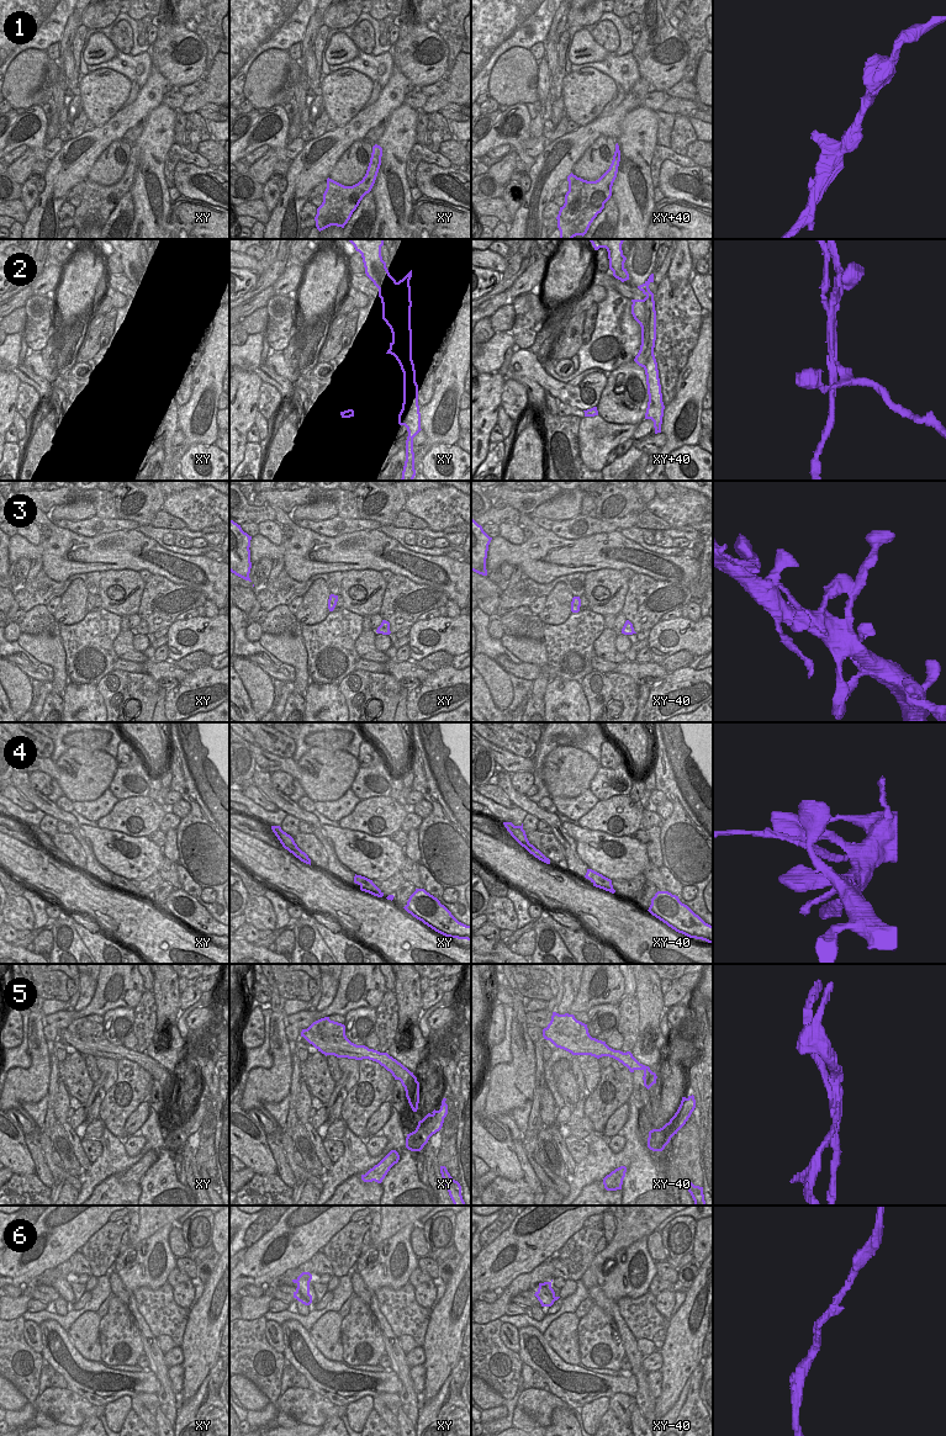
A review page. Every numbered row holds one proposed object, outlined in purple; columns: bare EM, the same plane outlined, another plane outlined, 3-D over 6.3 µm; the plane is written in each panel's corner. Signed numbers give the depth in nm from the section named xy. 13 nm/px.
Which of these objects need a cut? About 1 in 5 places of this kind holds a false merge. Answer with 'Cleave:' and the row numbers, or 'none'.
Cleave: 2, 4, 5

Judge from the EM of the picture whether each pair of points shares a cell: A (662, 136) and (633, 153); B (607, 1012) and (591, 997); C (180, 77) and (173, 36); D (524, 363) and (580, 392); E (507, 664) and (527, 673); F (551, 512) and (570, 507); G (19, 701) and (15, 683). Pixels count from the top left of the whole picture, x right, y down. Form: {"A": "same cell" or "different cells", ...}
{"A": "different cells", "B": "different cells", "C": "same cell", "D": "same cell", "E": "same cell", "F": "same cell", "G": "same cell"}

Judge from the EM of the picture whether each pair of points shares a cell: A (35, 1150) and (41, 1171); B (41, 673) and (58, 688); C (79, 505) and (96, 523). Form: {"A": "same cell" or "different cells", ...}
{"A": "same cell", "B": "different cells", "C": "different cells"}

